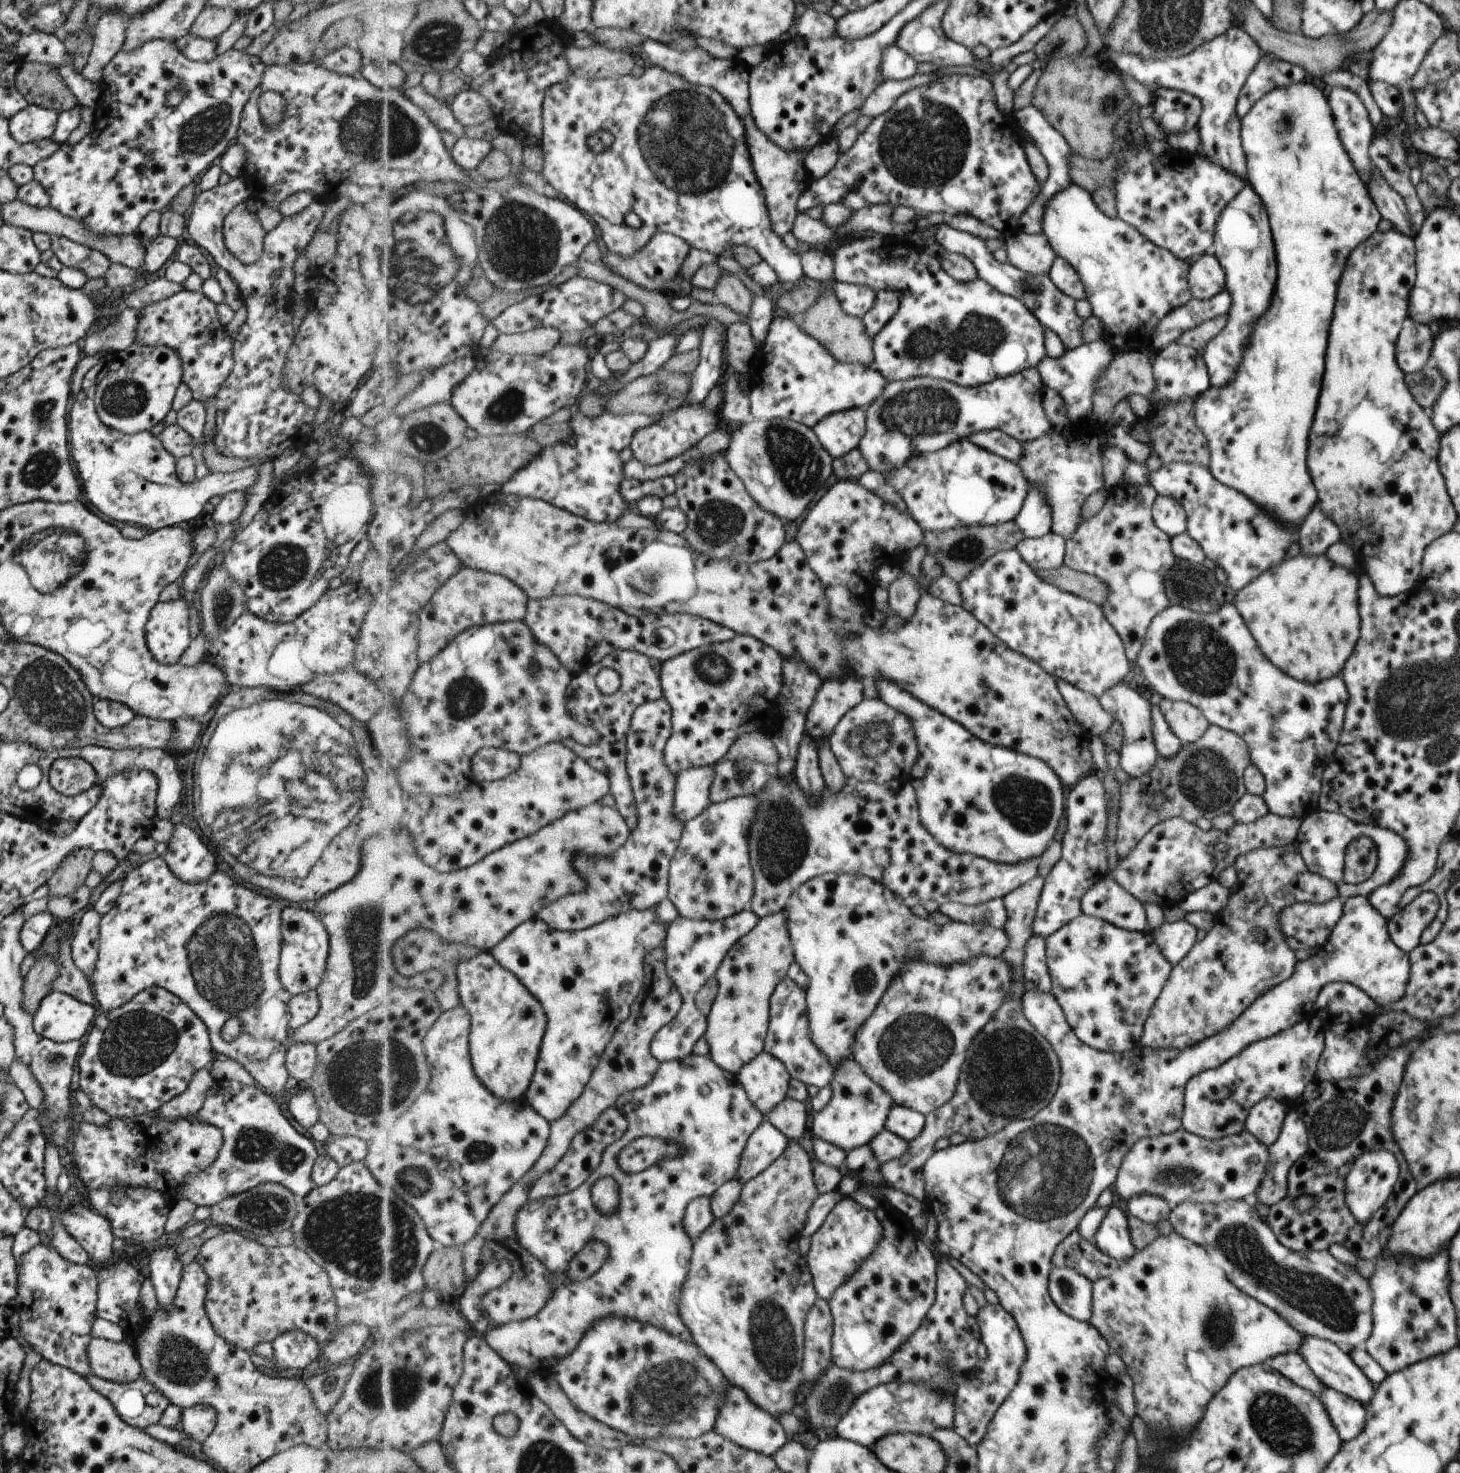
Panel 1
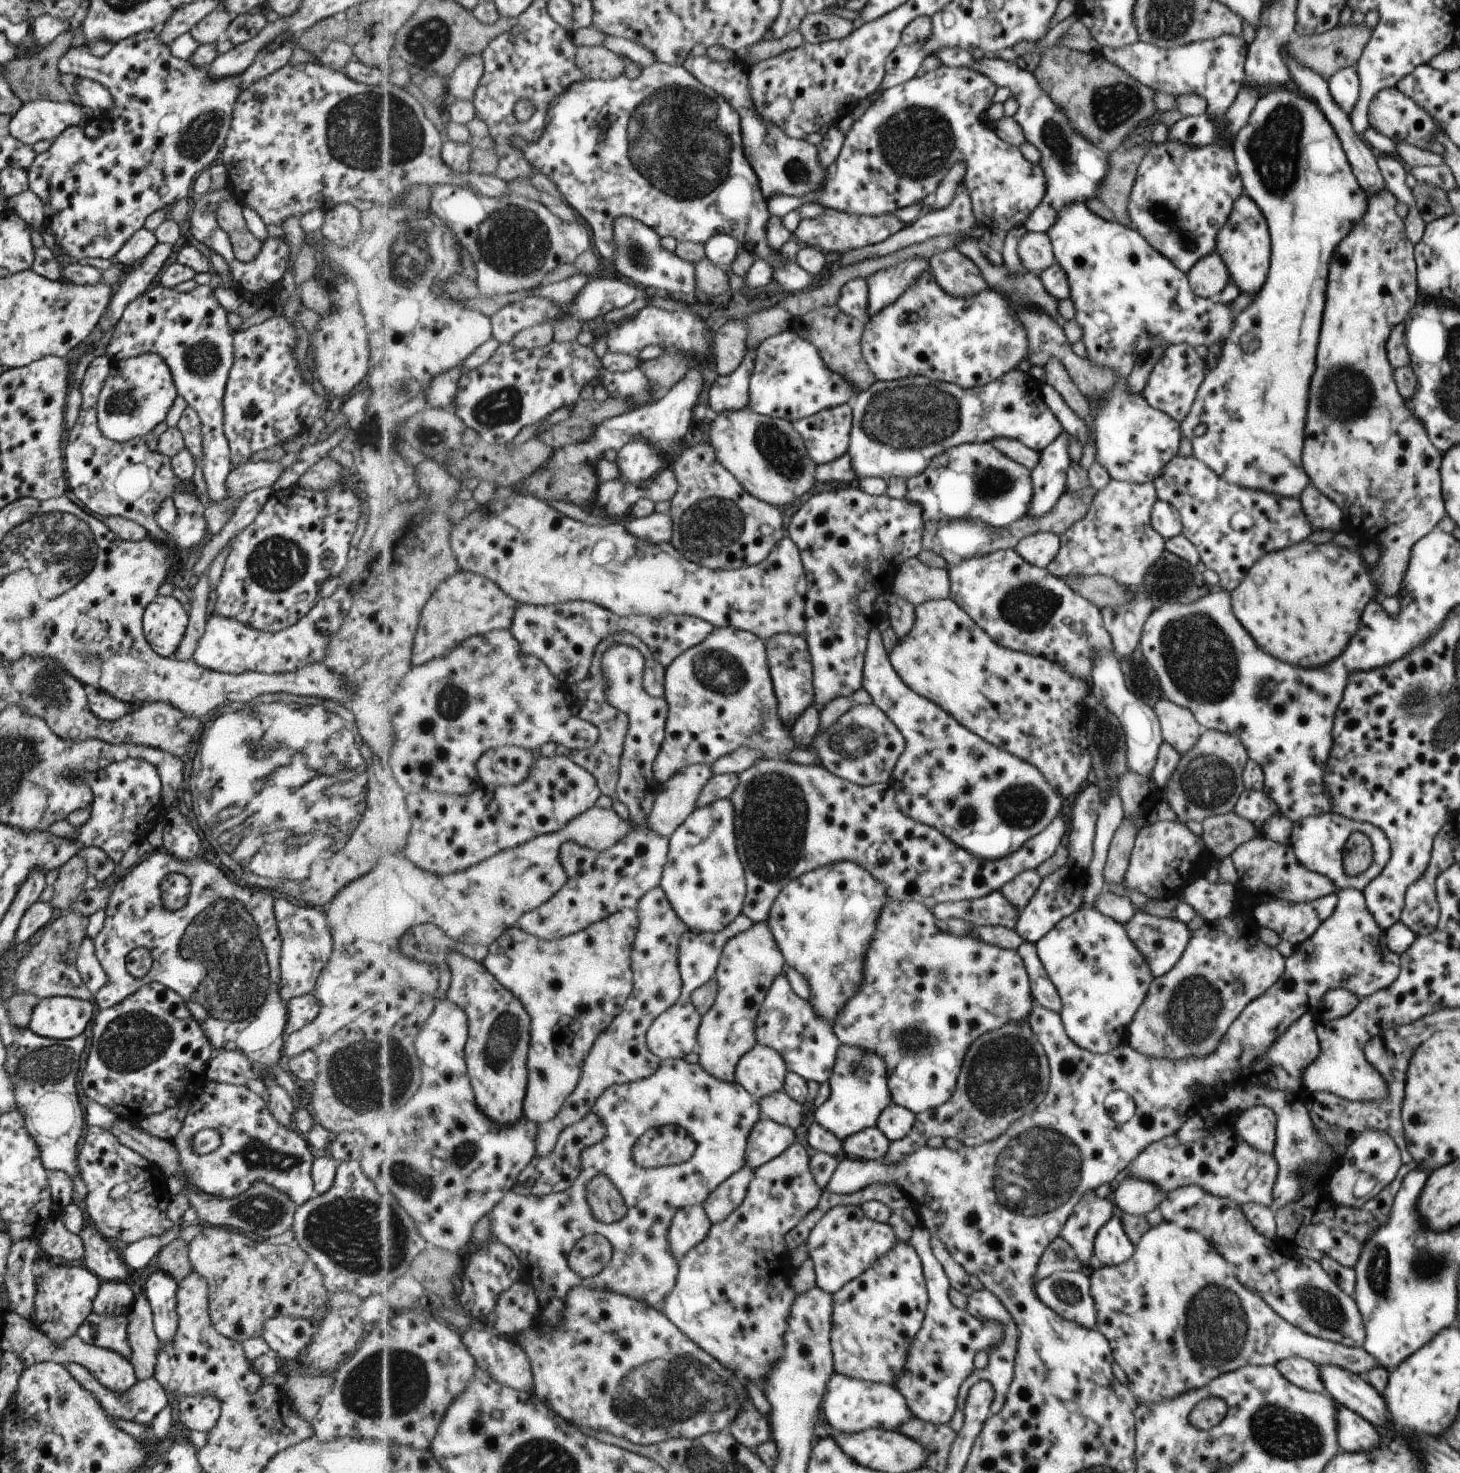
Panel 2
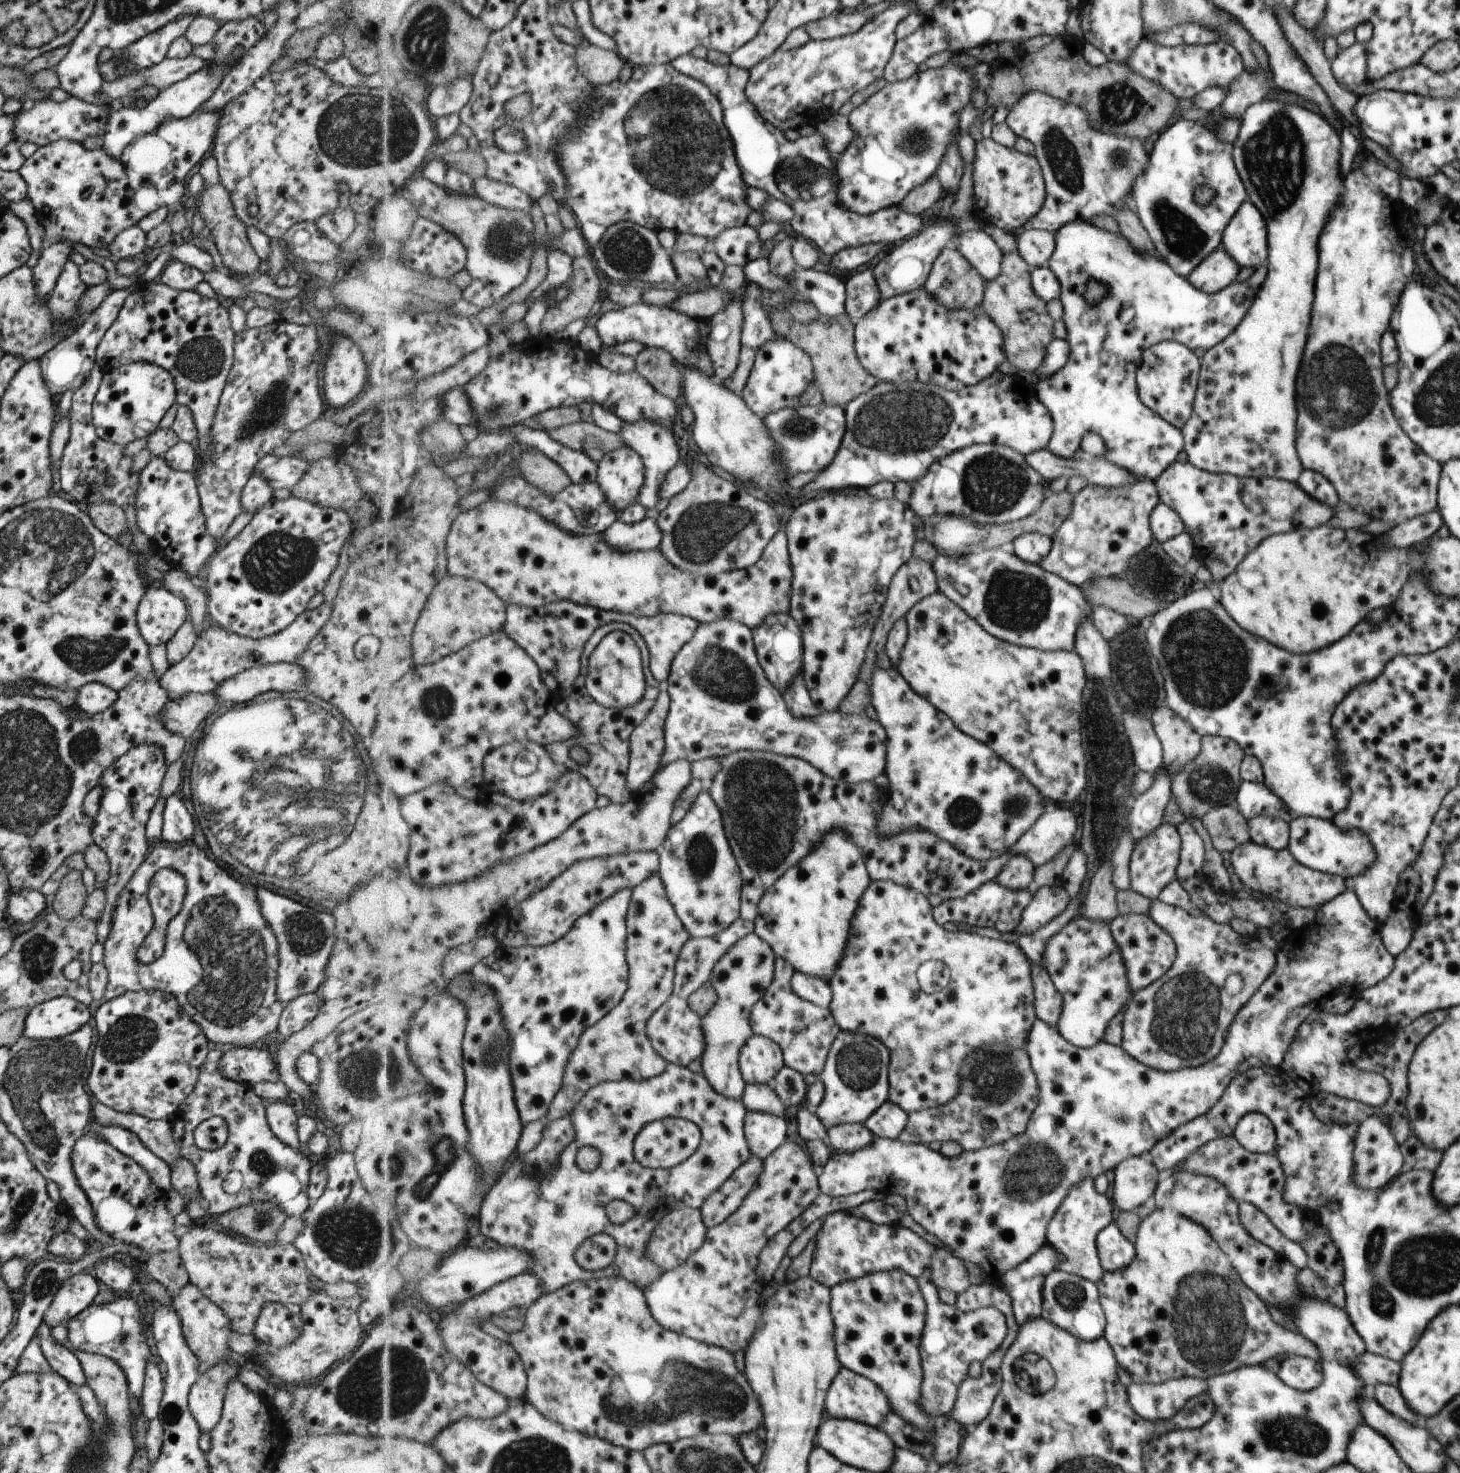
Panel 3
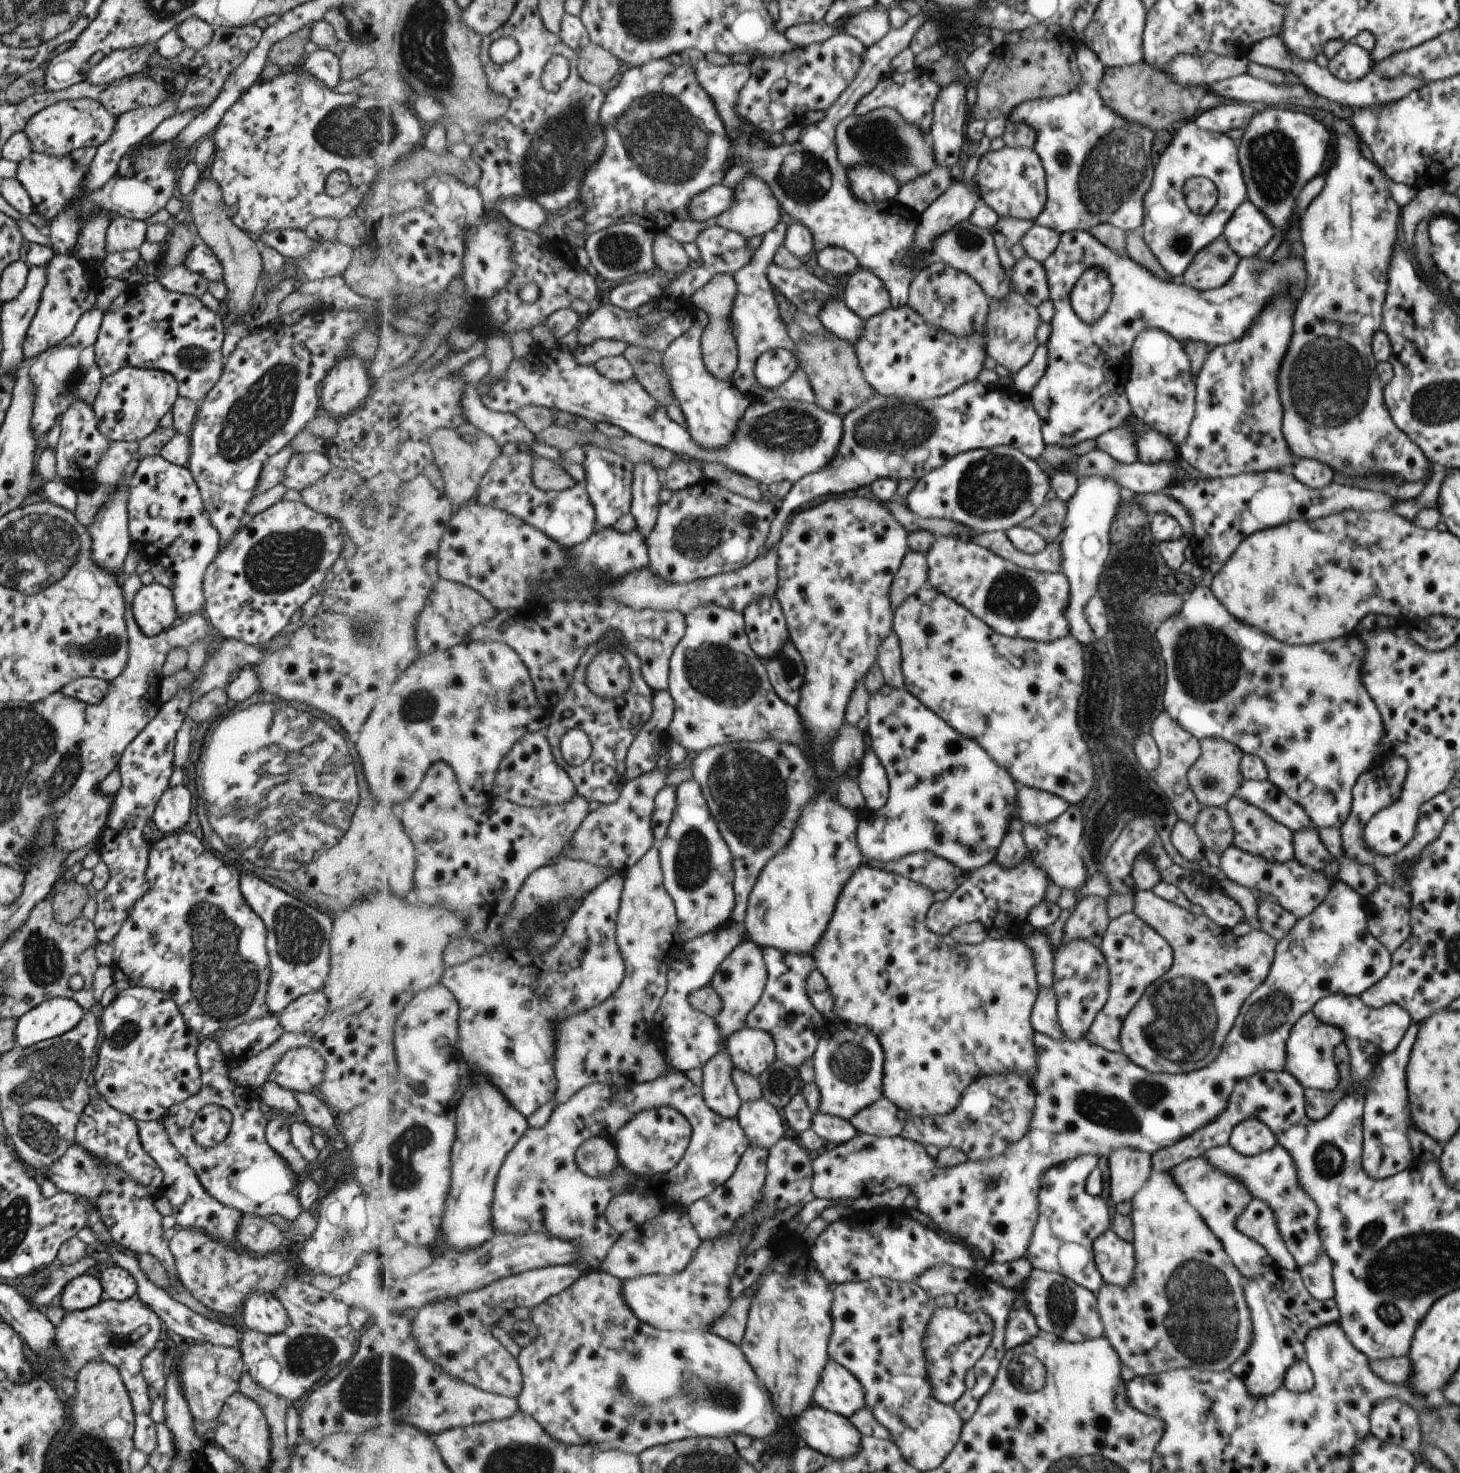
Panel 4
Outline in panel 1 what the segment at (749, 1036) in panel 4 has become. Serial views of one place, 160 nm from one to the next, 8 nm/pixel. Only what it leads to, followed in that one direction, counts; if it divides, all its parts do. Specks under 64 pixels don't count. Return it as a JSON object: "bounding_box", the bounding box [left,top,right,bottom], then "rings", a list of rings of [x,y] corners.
{"bounding_box":[737,1052,793,1120],"rings":[[[767,1052],[749,1062],[737,1075],[737,1079],[748,1092],[749,1099],[762,1113],[764,1120],[775,1106],[788,1098],[793,1080],[785,1064]]]}

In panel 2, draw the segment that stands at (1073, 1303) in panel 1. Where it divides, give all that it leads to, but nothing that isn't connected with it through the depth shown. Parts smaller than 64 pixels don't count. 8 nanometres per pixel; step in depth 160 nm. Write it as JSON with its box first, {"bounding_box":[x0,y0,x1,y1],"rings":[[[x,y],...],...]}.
{"bounding_box":[1040,1271,1096,1329],"rings":[[[1055,1271],[1040,1285],[1045,1306],[1086,1329],[1096,1328],[1096,1304],[1091,1295],[1091,1278],[1081,1271]]]}

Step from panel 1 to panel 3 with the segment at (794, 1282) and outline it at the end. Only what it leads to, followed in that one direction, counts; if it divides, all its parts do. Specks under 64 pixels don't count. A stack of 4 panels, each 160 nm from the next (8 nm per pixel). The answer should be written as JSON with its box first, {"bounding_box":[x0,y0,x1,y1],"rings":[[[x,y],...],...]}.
{"bounding_box":[645,1142,820,1352],"rings":[[[789,1142],[777,1149],[771,1157],[764,1160],[764,1172],[757,1181],[756,1188],[744,1200],[743,1206],[727,1221],[708,1229],[704,1245],[688,1258],[687,1262],[676,1269],[665,1272],[645,1292],[653,1316],[665,1327],[689,1338],[709,1345],[723,1347],[732,1352],[746,1351],[750,1340],[762,1324],[762,1314],[767,1300],[762,1291],[765,1283],[758,1279],[757,1267],[761,1251],[772,1238],[811,1206],[819,1195],[820,1175],[807,1152],[797,1144]]]}

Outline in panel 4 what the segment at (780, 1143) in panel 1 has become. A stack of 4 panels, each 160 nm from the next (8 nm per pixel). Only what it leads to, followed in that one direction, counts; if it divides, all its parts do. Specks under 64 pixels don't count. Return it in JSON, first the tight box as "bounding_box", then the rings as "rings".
{"bounding_box":[737,1098,785,1151],"rings":[[[764,1098],[743,1101],[737,1117],[753,1147],[769,1151],[785,1136],[785,1122],[779,1110]]]}

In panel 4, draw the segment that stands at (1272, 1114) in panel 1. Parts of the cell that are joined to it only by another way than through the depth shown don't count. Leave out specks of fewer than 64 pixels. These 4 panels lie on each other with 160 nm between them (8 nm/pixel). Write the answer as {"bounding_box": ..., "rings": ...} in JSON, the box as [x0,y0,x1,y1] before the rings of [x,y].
{"bounding_box":[1228,1117,1277,1156],"rings":[[[1248,1117],[1232,1129],[1228,1145],[1245,1156],[1264,1153],[1277,1144],[1277,1138],[1265,1123],[1255,1117]]]}

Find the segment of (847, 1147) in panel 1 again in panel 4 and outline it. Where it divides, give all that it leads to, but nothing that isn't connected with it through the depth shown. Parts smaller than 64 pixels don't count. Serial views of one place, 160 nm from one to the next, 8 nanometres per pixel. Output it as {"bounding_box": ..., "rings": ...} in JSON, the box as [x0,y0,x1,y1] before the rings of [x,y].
{"bounding_box":[814,1019,886,1120],"rings":[[[837,1019],[837,1024],[834,1021],[830,1022],[827,1029],[828,1031],[823,1035],[814,1056],[815,1082],[822,1092],[819,1112],[851,1120],[860,1110],[871,1106],[884,1096],[884,1062],[886,1061],[886,1054],[880,1038],[877,1038],[877,1035],[873,1034],[866,1026],[857,1026],[849,1022],[839,1026],[839,1020]]]}

